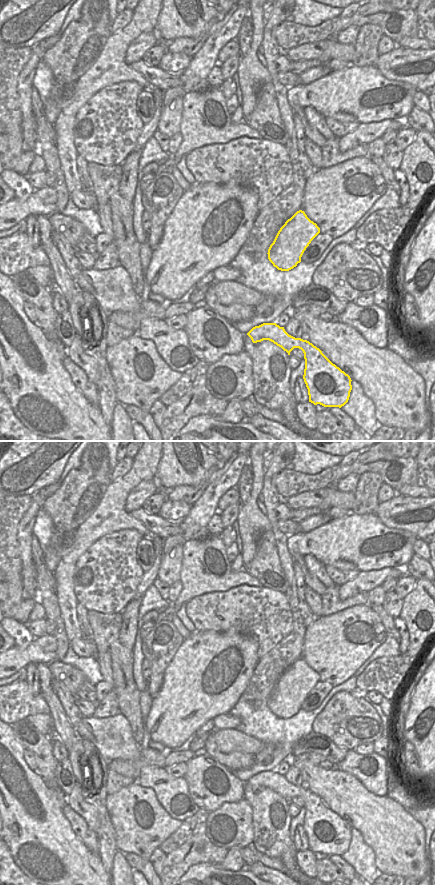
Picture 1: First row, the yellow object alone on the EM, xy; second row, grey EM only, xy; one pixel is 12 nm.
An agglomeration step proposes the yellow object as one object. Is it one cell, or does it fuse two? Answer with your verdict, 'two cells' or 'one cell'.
one cell

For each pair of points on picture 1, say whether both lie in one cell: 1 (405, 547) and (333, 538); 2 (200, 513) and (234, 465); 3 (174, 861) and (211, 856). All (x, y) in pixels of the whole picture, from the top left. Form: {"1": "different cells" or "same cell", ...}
{"1": "same cell", "2": "same cell", "3": "same cell"}

